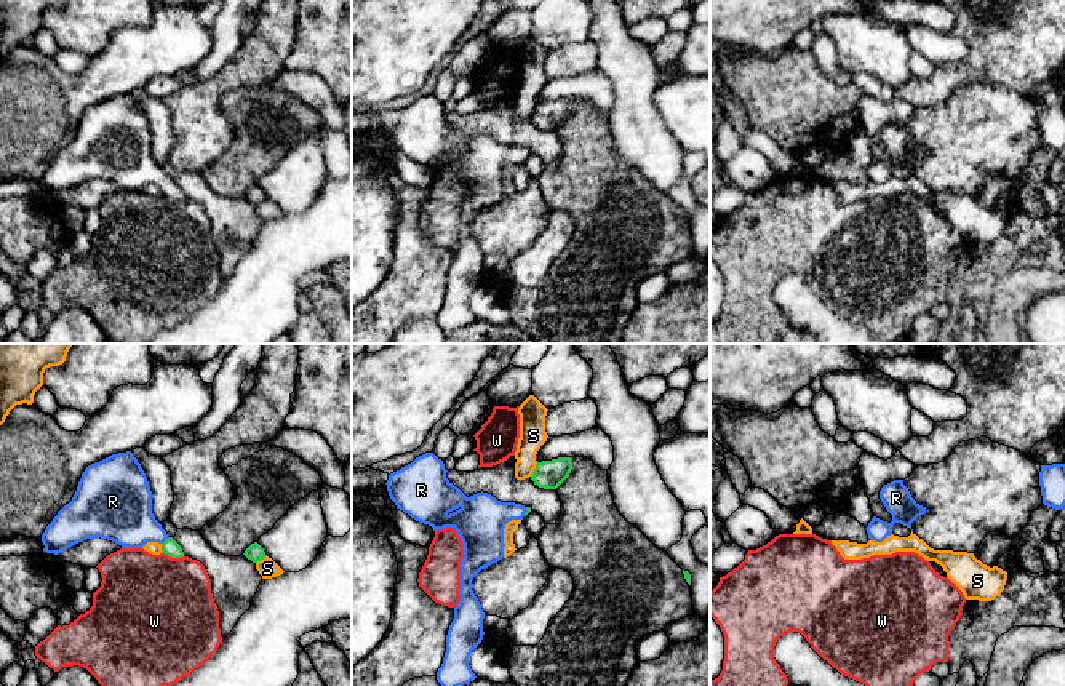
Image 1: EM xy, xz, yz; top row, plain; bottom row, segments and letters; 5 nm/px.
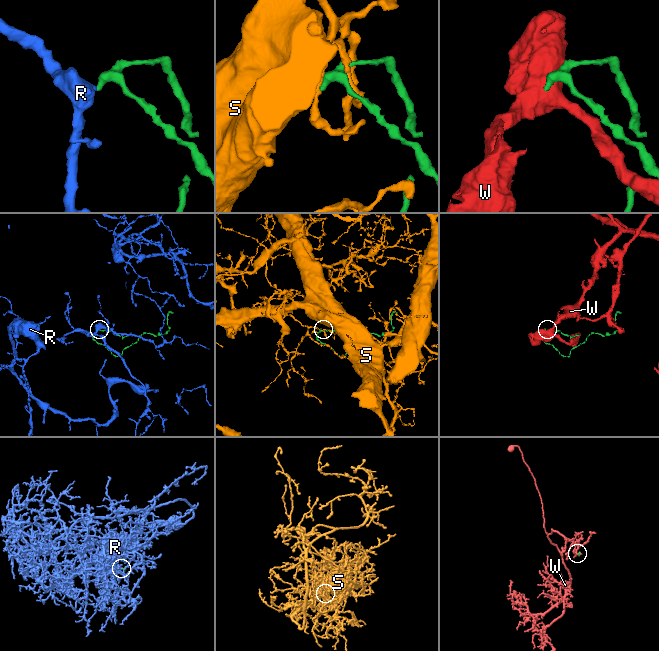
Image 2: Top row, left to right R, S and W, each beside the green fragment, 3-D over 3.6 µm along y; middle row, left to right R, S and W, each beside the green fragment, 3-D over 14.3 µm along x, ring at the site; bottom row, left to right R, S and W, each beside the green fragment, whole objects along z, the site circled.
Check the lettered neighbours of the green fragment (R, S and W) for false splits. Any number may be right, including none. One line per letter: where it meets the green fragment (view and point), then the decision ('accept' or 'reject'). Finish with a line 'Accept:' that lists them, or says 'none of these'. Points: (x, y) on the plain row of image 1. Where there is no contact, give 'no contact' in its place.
R: xy (165, 183) | accept
S: xz (534, 111) | reject
W: xy (173, 199) | reject
Accept: R

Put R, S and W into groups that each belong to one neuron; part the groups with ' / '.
R / S / W

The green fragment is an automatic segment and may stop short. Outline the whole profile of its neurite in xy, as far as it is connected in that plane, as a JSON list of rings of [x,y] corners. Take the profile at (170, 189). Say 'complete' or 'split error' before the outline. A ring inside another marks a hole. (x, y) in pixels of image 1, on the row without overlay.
split error; [[[131,93],[85,110],[77,133],[42,176],[46,195],[61,195],[86,181],[107,181],[125,190],[158,184],[162,195],[182,200],[181,187],[152,155],[147,118]]]

